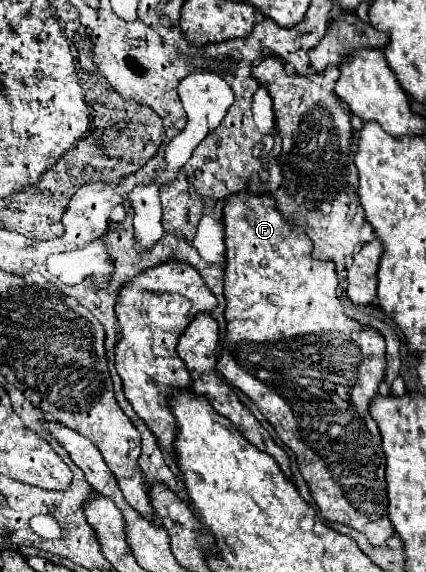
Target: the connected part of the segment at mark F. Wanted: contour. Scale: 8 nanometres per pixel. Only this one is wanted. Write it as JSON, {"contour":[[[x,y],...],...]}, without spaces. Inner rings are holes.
{"contour":[[[239,192],[231,196],[225,204],[225,248],[227,248],[227,266],[225,266],[225,300],[227,300],[227,310],[225,310],[225,320],[227,320],[227,332],[225,332],[225,342],[221,346],[221,354],[217,360],[217,372],[235,388],[239,388],[257,408],[259,412],[267,418],[267,422],[275,428],[277,436],[285,446],[293,450],[297,456],[299,472],[307,480],[311,496],[315,504],[321,510],[321,516],[329,522],[341,522],[347,524],[361,534],[367,536],[367,540],[373,546],[383,546],[389,536],[393,536],[393,526],[387,518],[387,484],[385,484],[385,454],[381,448],[381,434],[377,430],[377,424],[373,418],[369,418],[369,402],[379,390],[379,384],[385,378],[385,340],[381,334],[377,334],[373,328],[367,328],[343,314],[343,306],[335,294],[337,288],[337,274],[335,266],[331,260],[321,262],[311,258],[311,240],[305,236],[303,230],[293,228],[285,222],[285,218],[279,214],[275,208],[275,200],[269,194],[263,196],[253,196],[247,192]],[[307,334],[337,334],[335,338],[301,338]]]}

